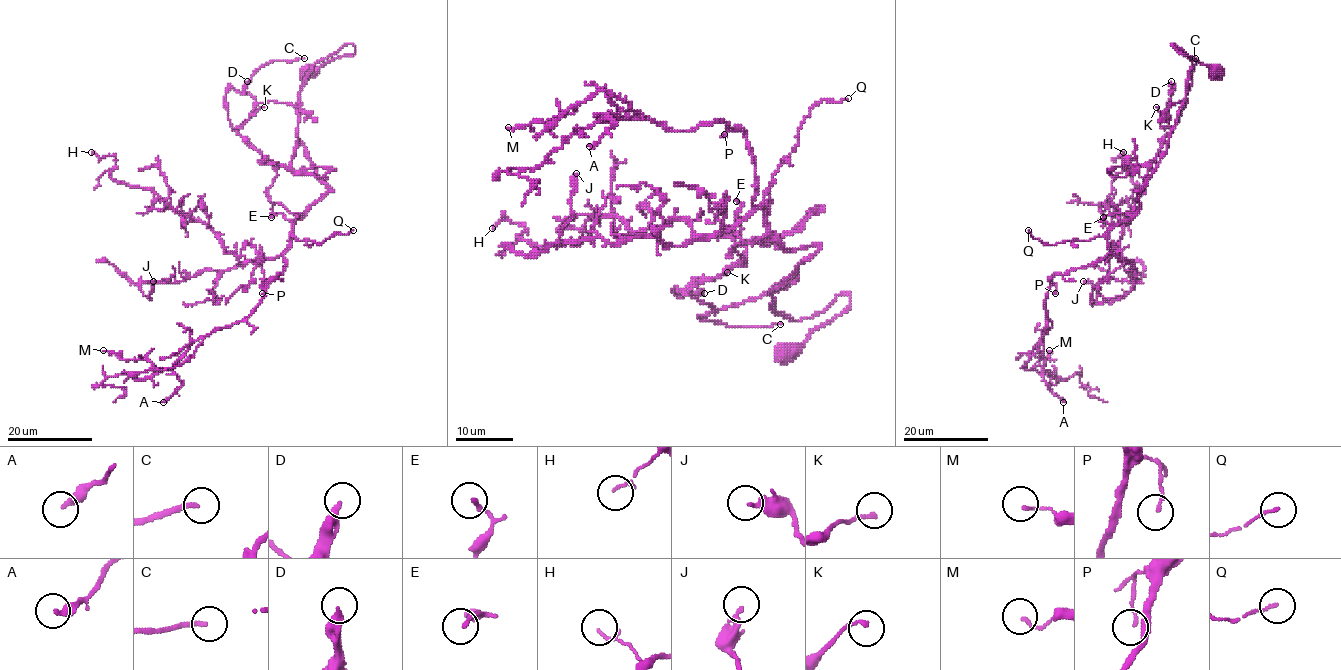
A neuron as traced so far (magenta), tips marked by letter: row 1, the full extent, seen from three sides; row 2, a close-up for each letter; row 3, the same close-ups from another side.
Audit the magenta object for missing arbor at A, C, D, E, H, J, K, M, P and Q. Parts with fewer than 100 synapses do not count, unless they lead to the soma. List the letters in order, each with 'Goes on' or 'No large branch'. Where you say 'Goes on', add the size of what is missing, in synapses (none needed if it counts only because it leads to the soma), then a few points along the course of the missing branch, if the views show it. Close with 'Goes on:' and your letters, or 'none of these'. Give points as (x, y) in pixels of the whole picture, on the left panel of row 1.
A: No large branch
C: No large branch
D: No large branch
E: No large branch
H: No large branch
J: No large branch
K: No large branch
M: No large branch
P: No large branch
Q: No large branch
Goes on: none of these

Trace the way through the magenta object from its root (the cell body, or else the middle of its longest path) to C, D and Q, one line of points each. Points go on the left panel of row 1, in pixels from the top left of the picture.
C: (311, 72), (356, 48), (301, 88), (298, 140), (332, 191), (297, 217), (237, 131), (249, 79), (304, 58)
D: (311, 72), (356, 48), (300, 92), (298, 140), (332, 189), (301, 217), (228, 119), (247, 81)
Q: (311, 72), (356, 48), (317, 61), (301, 88), (298, 140), (332, 191), (291, 236), (318, 244), (353, 230)

